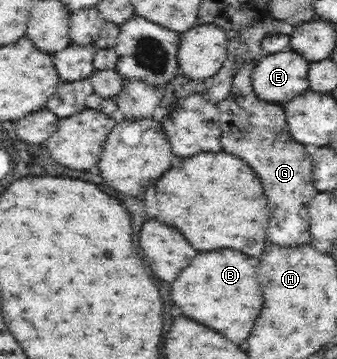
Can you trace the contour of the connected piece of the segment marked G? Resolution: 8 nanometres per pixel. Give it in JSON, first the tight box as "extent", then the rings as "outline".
{"extent":[219,63,318,247],"outline":[[[243,63],[241,71],[235,76],[232,83],[231,93],[219,101],[219,125],[223,135],[221,135],[221,145],[225,153],[231,153],[235,157],[243,157],[245,163],[249,163],[255,173],[259,173],[259,179],[265,187],[265,195],[269,199],[269,207],[273,211],[271,223],[267,229],[267,247],[279,245],[279,247],[302,247],[309,245],[314,238],[310,232],[310,201],[316,196],[318,191],[313,185],[311,158],[303,144],[296,142],[289,133],[286,122],[286,113],[281,109],[280,104],[267,104],[255,96],[251,87],[251,71],[253,65]]]}

